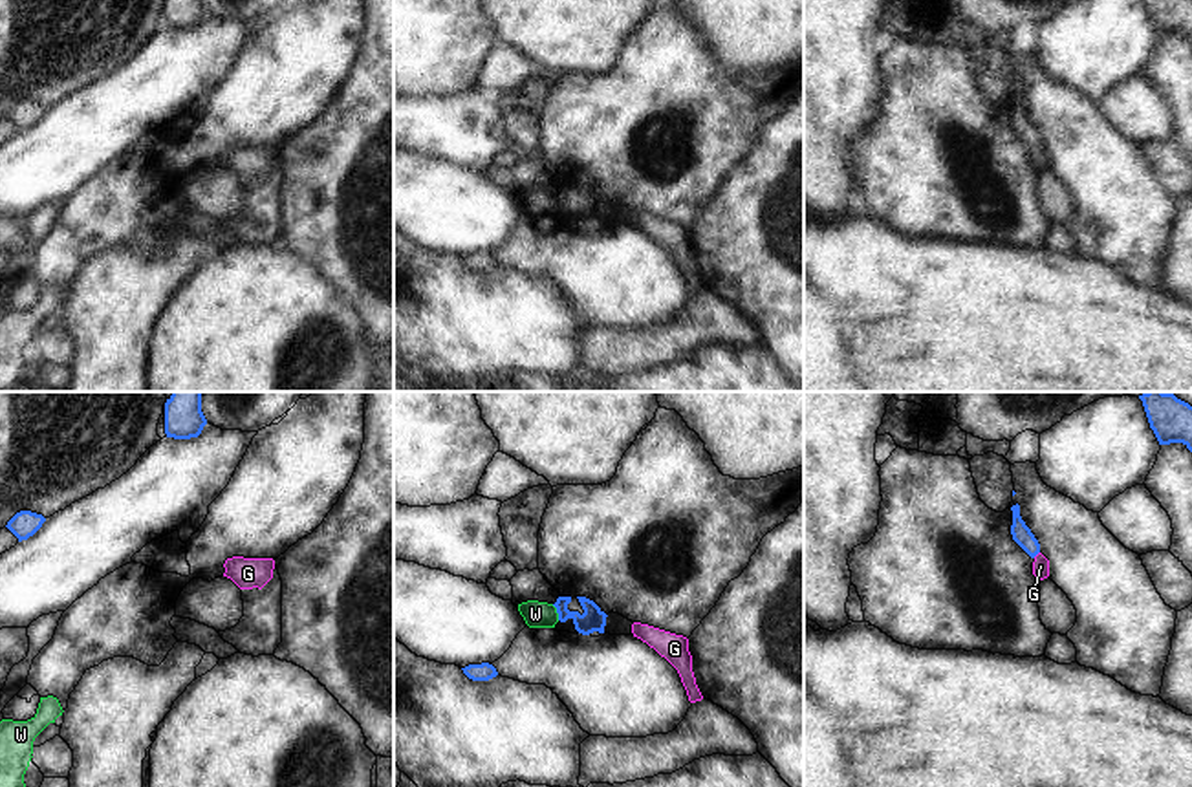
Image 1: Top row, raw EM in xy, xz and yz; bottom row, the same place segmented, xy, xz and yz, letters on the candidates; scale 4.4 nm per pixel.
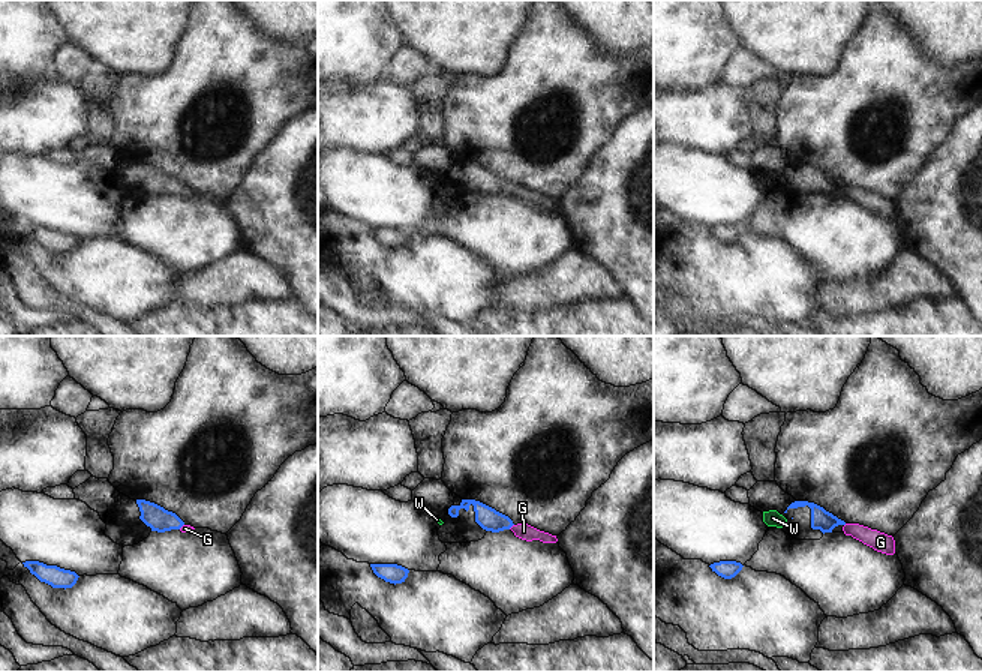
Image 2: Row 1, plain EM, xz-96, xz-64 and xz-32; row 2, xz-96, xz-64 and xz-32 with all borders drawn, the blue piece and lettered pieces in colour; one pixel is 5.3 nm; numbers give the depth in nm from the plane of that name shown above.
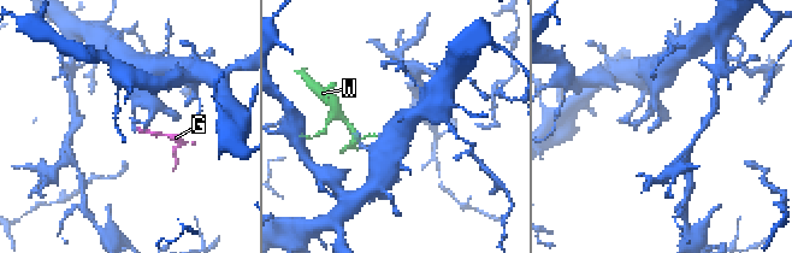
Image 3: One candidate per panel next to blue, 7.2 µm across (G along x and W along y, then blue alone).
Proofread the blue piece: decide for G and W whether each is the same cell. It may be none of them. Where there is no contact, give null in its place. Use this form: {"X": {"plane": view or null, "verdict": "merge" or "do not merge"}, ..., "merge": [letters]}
{"G": {"plane": "yz", "verdict": "merge"}, "W": {"plane": "xz", "verdict": "do not merge"}, "merge": ["G"]}

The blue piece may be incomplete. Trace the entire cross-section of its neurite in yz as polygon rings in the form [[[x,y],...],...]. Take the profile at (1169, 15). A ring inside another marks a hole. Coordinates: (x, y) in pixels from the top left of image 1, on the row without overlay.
[[[1144,0],[1159,35],[1183,33],[1192,42],[1192,0]]]

